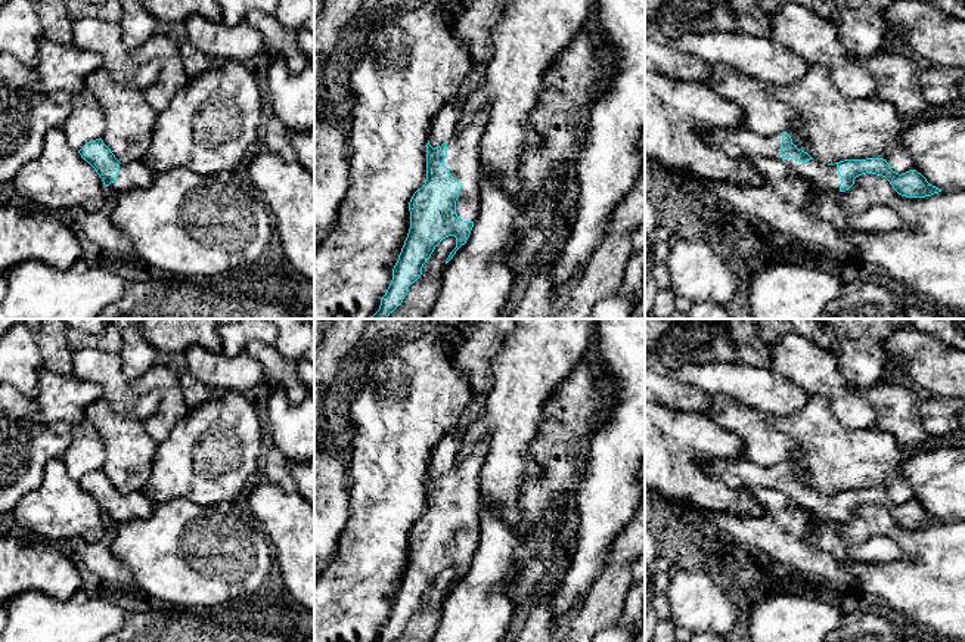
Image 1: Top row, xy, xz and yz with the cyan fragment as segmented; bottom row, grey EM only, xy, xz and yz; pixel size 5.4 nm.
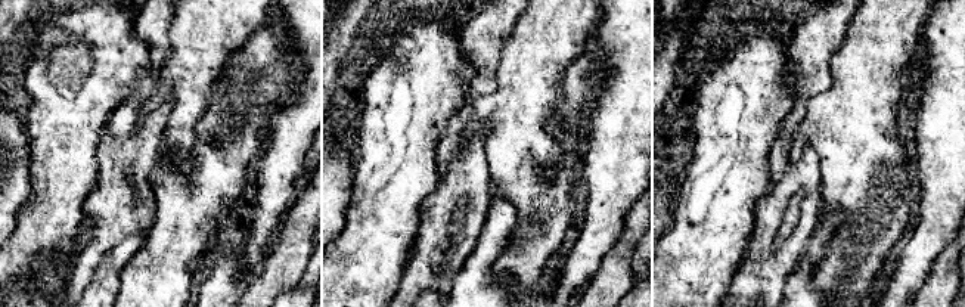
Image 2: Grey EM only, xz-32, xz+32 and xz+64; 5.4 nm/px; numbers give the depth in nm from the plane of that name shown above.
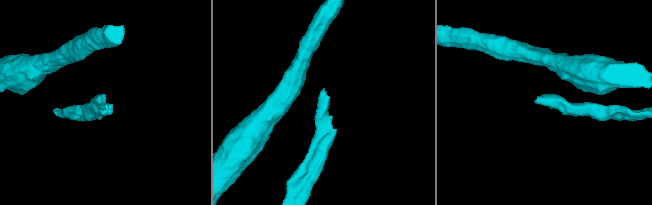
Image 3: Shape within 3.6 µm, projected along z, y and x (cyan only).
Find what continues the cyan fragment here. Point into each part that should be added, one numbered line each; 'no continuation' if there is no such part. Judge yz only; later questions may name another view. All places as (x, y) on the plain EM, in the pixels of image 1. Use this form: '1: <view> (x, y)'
1: yz (827, 508)

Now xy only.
1: xy (136, 505)

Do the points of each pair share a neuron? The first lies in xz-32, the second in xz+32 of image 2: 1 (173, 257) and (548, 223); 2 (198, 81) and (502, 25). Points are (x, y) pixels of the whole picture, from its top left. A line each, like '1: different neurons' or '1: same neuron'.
1: different neurons
2: different neurons

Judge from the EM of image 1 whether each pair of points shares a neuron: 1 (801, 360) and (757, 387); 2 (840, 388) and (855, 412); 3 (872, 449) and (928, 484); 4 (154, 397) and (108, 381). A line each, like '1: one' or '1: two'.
1: two
2: one
3: two
4: one

